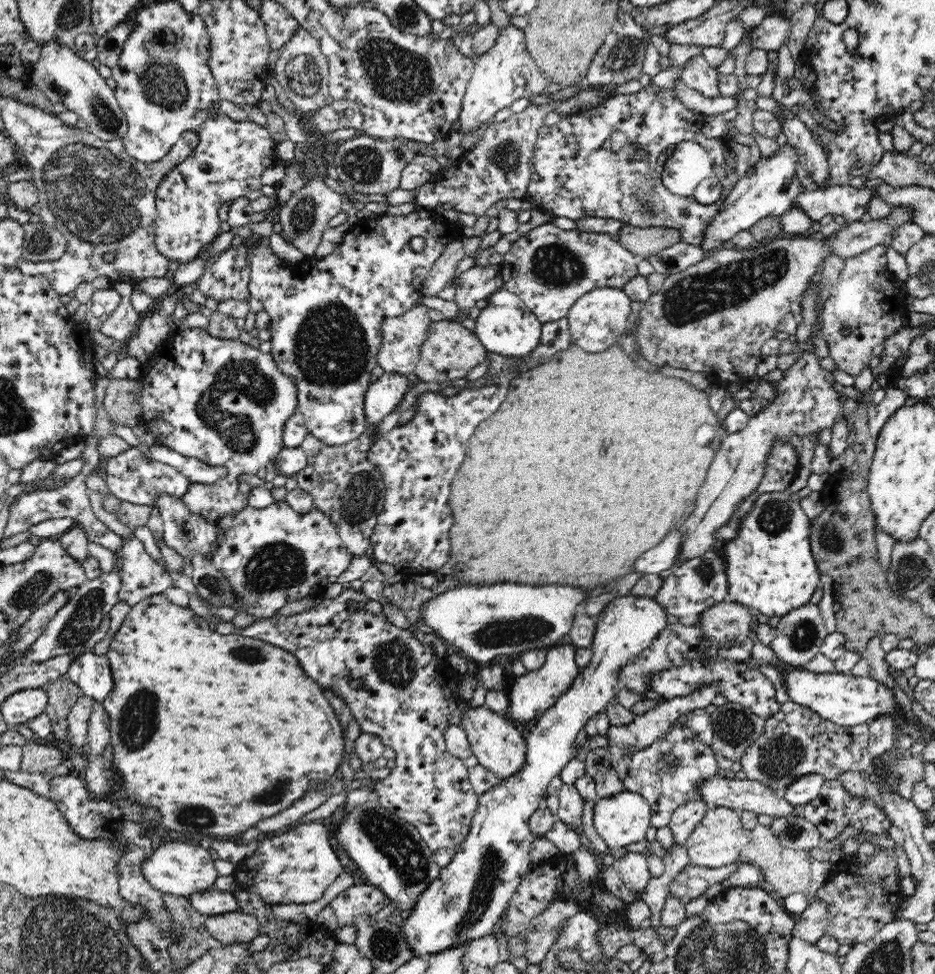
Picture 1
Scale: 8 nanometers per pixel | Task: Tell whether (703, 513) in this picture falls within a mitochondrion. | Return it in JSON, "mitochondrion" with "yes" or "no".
{"mitochondrion":"no"}

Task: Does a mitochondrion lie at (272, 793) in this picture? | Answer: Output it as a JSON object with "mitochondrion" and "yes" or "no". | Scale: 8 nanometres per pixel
{"mitochondrion":"yes"}

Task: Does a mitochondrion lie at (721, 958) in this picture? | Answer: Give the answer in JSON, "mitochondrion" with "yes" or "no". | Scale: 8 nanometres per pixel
{"mitochondrion":"yes"}

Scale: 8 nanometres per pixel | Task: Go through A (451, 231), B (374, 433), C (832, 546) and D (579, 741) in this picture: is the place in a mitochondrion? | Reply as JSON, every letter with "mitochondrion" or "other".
{"A":"other","B":"other","C":"mitochondrion","D":"other"}

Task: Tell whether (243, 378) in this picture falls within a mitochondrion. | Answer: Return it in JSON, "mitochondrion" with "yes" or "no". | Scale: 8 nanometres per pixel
{"mitochondrion":"yes"}

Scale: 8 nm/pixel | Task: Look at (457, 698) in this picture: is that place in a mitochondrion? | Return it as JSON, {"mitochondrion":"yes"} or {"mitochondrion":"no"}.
{"mitochondrion":"no"}

